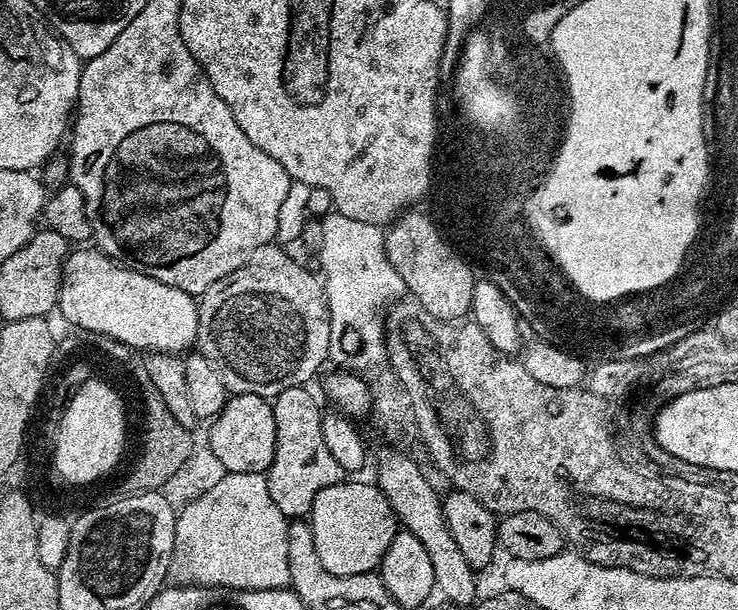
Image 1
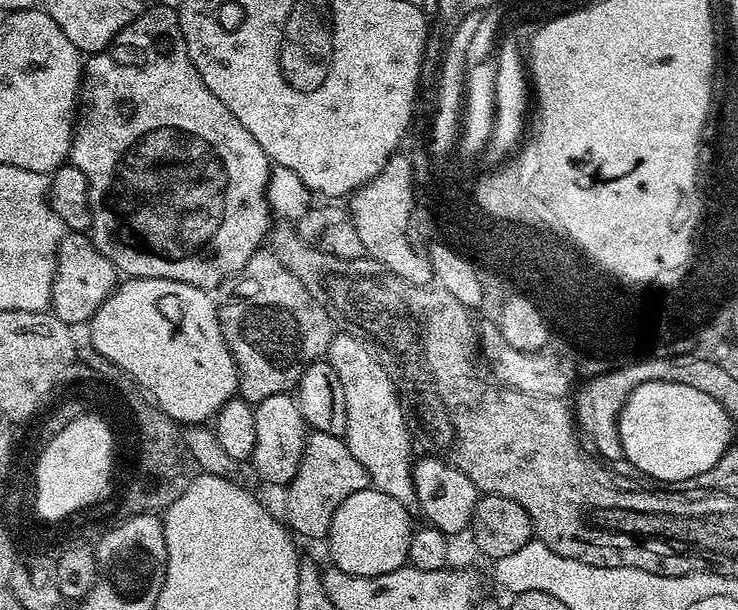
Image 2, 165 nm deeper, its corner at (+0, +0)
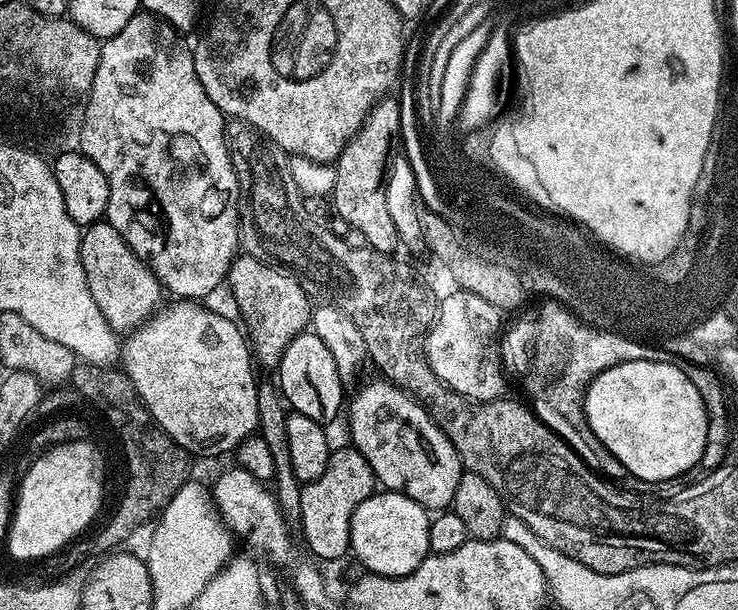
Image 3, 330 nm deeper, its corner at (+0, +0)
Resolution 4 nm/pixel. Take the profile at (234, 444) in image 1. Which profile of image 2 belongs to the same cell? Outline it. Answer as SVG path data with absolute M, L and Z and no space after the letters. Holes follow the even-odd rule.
M286 392L274 394L255 405L255 409L254 450L250 461L251 467L256 467L257 474L266 483L287 486L298 470L298 462L302 462L302 450L306 439L306 425L299 399Z

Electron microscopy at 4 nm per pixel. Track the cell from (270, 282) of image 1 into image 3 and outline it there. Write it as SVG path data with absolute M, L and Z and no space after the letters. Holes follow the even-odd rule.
M247 254L237 255L226 277L227 287L232 287L232 296L244 315L243 327L255 363L264 368L275 369L282 354L298 334L309 327L313 301L295 276L271 263Z

